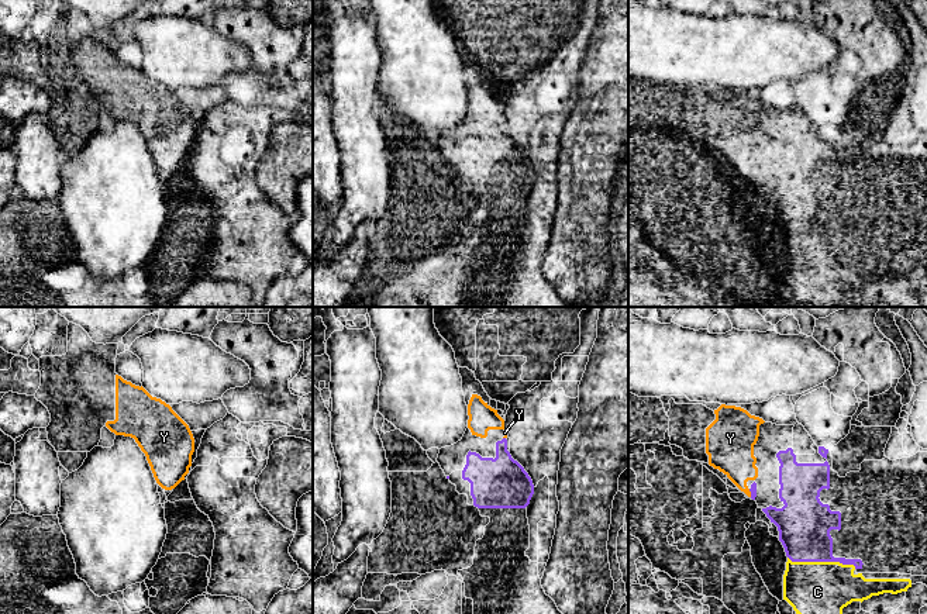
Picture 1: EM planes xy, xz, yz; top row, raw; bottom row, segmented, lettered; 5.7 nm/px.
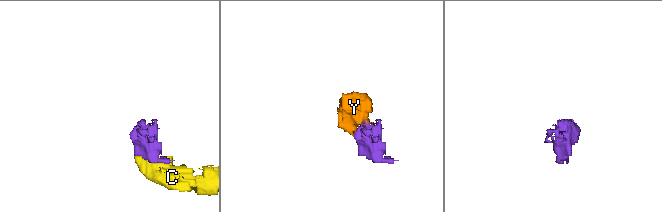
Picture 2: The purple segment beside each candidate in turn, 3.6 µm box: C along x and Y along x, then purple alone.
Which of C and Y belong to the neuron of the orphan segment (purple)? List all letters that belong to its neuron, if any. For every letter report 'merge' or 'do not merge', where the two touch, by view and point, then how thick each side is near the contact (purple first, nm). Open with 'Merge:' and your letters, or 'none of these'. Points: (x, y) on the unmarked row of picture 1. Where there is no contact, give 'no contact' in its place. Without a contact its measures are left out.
Merge: C, Y
C: merge; meets purple in yz at (822, 245); 300 nm thick on the purple side, 340 nm on the other
Y: merge; meets purple in yz at (751, 178); 40 nm thick on the purple side, 240 nm on the other

